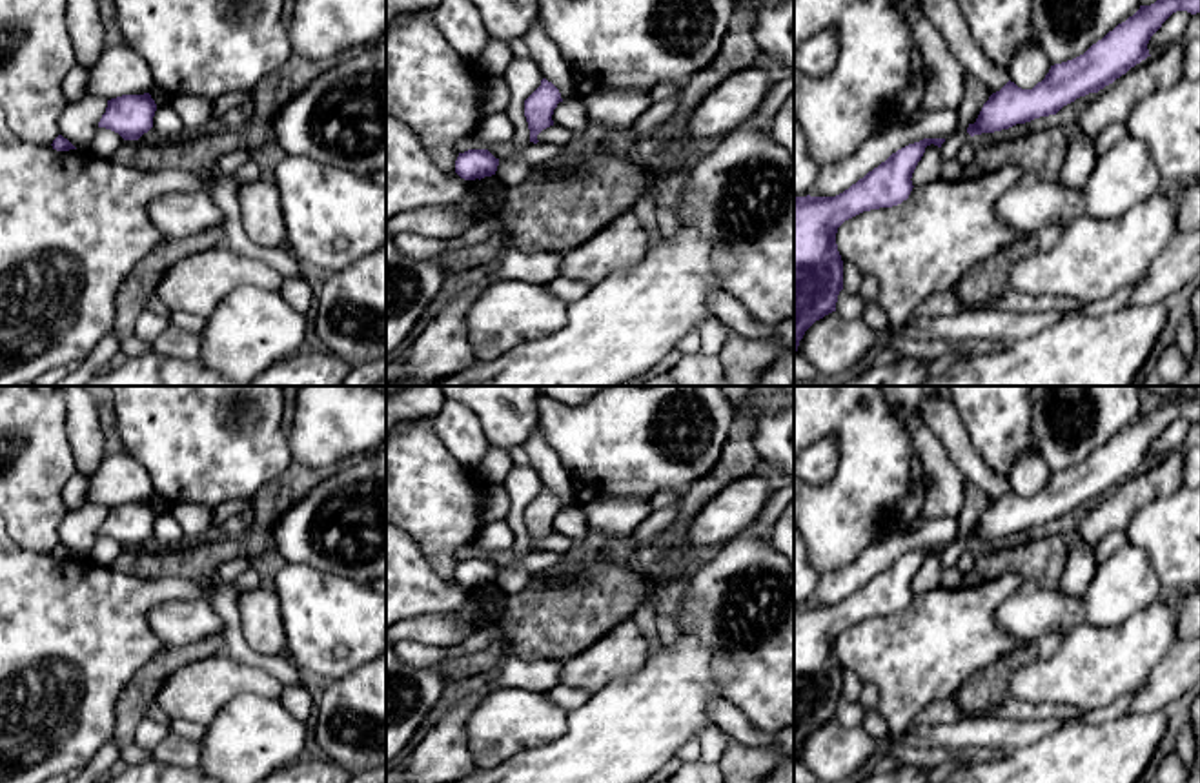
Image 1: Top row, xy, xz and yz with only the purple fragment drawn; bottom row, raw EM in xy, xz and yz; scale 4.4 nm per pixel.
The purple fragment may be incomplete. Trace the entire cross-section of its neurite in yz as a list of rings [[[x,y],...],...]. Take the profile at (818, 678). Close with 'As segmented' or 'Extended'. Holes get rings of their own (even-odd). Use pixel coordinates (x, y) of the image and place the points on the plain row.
[[[923,546],[892,561],[885,570],[836,605],[794,606],[794,761],[805,739],[836,719],[843,697],[838,636],[870,617],[892,615],[909,606],[912,581],[925,555],[945,546]]]. As segmented

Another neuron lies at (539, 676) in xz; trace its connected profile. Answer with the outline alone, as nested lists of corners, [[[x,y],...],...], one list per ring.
[[[514,654],[499,659],[499,681],[506,688],[524,688],[548,694],[563,679],[563,661],[539,659],[524,661]]]

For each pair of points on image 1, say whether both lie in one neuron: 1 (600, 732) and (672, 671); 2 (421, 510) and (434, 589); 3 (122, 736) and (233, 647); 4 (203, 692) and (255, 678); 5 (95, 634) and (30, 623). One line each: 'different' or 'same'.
1: same
2: different
3: different
4: same
5: same

